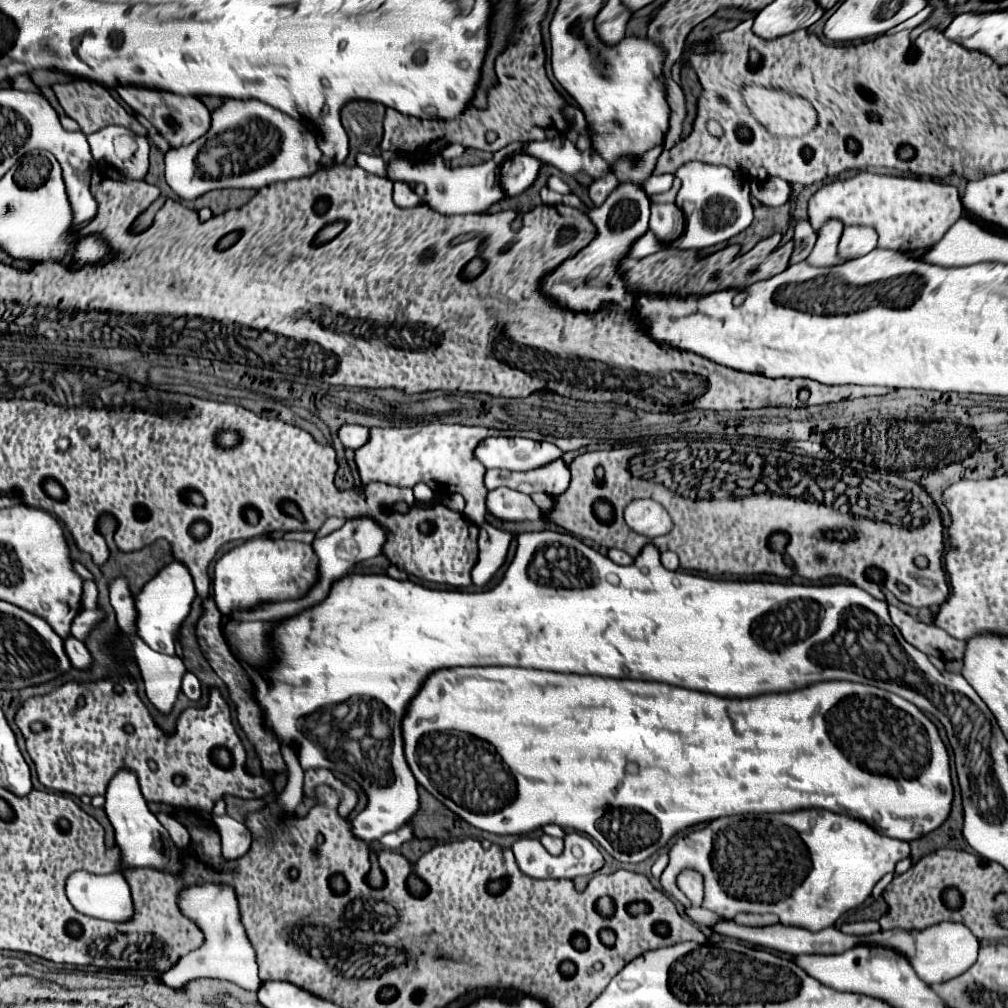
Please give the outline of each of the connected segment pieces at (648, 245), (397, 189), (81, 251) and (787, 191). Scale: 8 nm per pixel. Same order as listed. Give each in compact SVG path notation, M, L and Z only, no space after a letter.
M647 230L643 236L639 236L633 244L631 244L631 250L629 250L629 258L645 258L653 252L657 252L661 248L659 240L655 238L655 234L651 234L651 230Z
M395 182L393 186L393 200L401 208L411 208L421 202L421 198L413 192L413 188L407 182Z
M89 236L89 238L83 238L77 246L75 246L75 252L73 252L73 258L75 258L75 264L91 264L91 262L103 262L107 260L111 254L107 250L107 244L99 238L99 236Z
M769 178L765 182L757 182L751 194L765 206L783 206L791 200L791 186L783 178Z

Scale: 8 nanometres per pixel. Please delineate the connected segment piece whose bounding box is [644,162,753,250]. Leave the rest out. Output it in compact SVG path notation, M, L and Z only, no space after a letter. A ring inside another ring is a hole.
M689 162L685 166L681 166L675 174L663 174L663 176L653 176L644 191L648 196L659 194L670 190L673 186L673 178L681 180L681 188L676 196L677 206L681 206L681 210L687 216L687 224L685 224L685 232L671 242L673 248L707 248L707 246L715 246L719 242L725 242L733 236L737 236L739 232L743 232L751 222L753 222L753 206L751 206L751 198L749 198L749 184L745 182L745 178L727 168L727 166L711 166L711 164L703 164L703 162Z

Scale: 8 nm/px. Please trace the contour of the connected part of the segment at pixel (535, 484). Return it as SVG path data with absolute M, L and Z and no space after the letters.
M559 460L551 462L551 466L543 466L543 470L531 470L523 474L509 470L491 470L487 484L507 486L523 494L543 492L551 498L557 498L569 488L569 468L563 464L563 460Z

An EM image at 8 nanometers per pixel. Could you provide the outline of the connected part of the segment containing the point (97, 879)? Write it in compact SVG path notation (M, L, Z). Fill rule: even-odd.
M117 870L115 874L107 874L107 876L75 872L67 880L67 898L71 900L75 910L87 916L93 916L93 918L103 918L111 922L129 922L135 914L135 906L131 900L131 888L123 876L123 870Z

